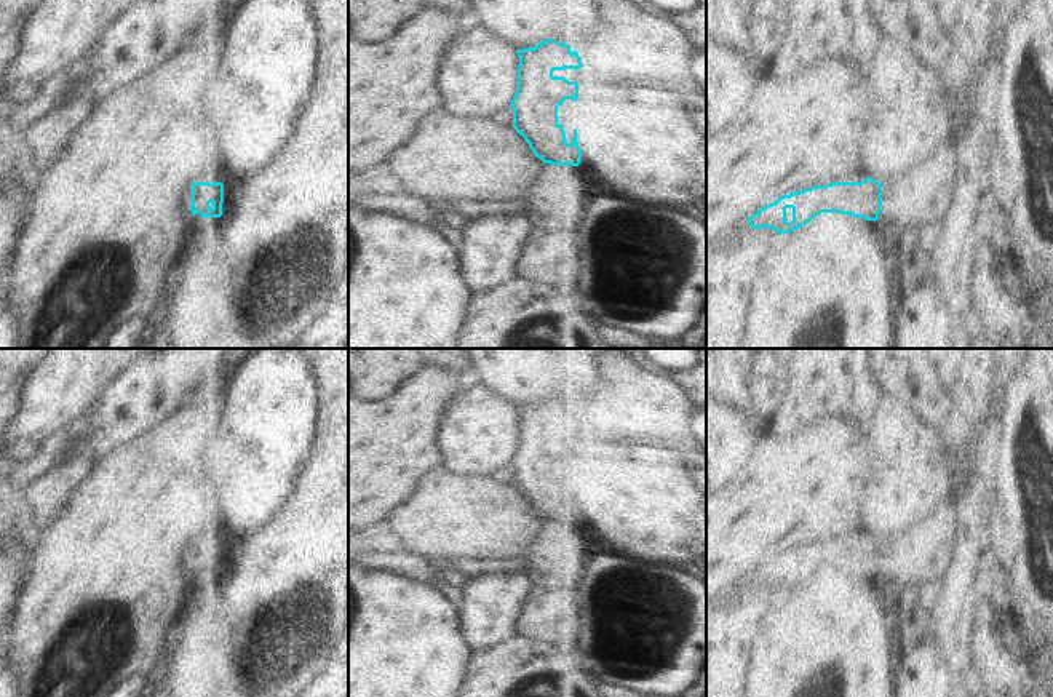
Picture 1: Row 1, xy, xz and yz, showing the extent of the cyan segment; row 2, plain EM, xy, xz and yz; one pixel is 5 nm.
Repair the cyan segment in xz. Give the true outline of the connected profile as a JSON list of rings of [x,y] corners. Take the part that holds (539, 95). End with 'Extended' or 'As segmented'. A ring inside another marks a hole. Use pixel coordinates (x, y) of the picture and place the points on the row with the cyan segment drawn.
[[[553,38],[540,42],[534,48],[516,50],[518,64],[518,88],[511,99],[513,128],[524,137],[530,150],[543,163],[553,168],[548,174],[538,179],[537,193],[529,200],[529,214],[537,222],[538,229],[562,229],[566,232],[577,230],[580,213],[583,209],[582,195],[588,193],[588,174],[572,174],[567,165],[578,166],[582,152],[577,142],[577,129],[574,129],[572,142],[566,142],[564,128],[558,123],[558,107],[566,101],[578,99],[578,83],[569,82],[564,77],[554,77],[554,70],[580,69],[582,61],[577,51],[572,51],[567,43],[559,43]]]. Extended.

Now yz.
[[[954,145],[938,147],[924,169],[911,168],[892,176],[884,185],[872,177],[861,182],[813,185],[765,205],[746,221],[751,229],[791,233],[821,213],[842,213],[877,221],[882,211],[892,222],[914,219],[927,225],[952,205],[960,165]]]. Extended.

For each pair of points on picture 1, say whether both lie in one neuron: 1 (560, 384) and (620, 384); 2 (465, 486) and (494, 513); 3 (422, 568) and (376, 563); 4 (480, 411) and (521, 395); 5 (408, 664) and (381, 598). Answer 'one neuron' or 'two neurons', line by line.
1: two neurons
2: one neuron
3: one neuron
4: two neurons
5: one neuron

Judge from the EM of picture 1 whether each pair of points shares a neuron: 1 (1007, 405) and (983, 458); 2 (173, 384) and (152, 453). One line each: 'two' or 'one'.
1: one
2: two

